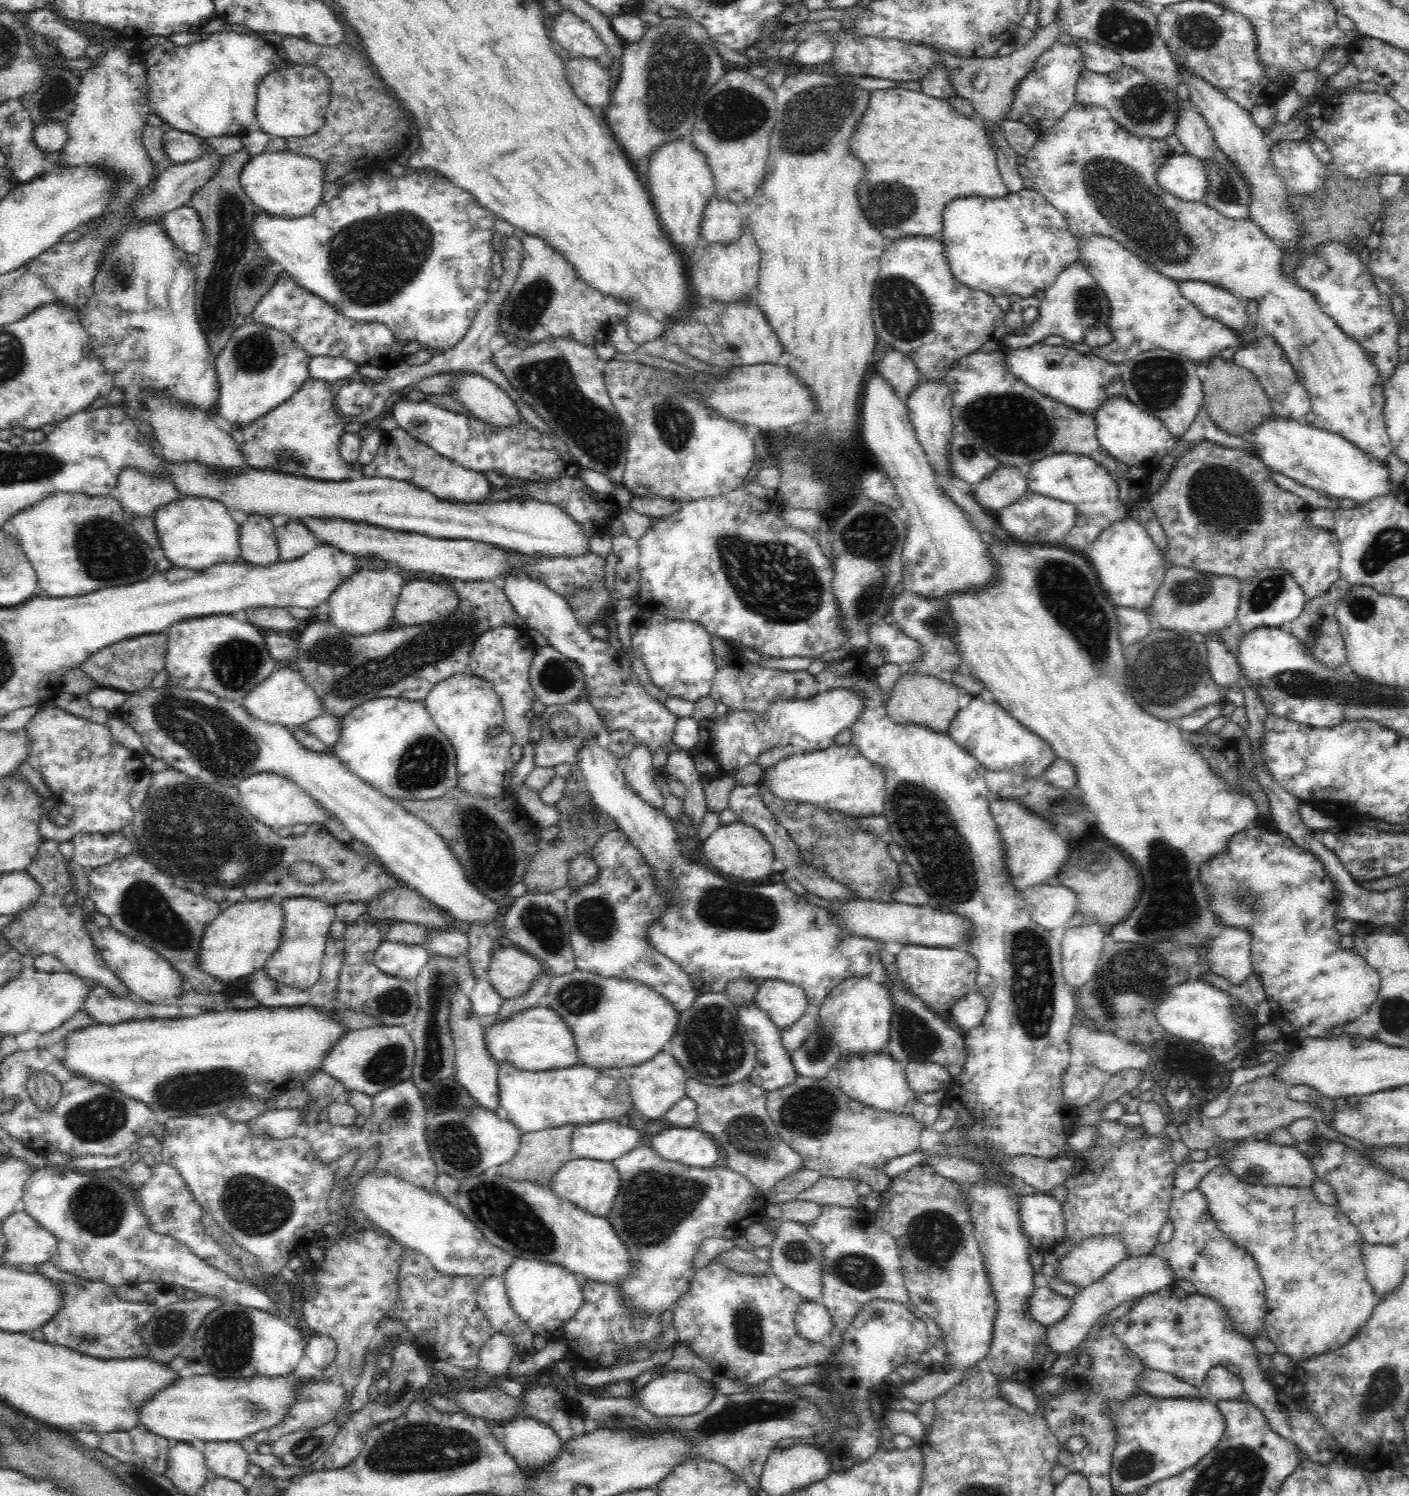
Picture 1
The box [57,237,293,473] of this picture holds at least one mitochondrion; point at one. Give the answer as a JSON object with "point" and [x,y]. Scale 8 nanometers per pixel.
{"point":[254,353]}

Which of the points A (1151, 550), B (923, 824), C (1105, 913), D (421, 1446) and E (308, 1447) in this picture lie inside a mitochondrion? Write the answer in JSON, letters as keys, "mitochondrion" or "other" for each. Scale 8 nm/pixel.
{"A":"other","B":"mitochondrion","C":"other","D":"mitochondrion","E":"mitochondrion"}

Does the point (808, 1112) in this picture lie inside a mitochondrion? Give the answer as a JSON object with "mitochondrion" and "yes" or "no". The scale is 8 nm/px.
{"mitochondrion":"yes"}

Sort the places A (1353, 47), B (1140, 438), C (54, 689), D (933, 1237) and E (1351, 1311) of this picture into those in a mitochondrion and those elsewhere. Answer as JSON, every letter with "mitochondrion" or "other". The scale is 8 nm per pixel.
{"A":"other","B":"other","C":"other","D":"mitochondrion","E":"other"}

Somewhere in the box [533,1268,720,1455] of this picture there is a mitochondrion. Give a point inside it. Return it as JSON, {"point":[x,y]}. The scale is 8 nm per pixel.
{"point":[612,1416]}

